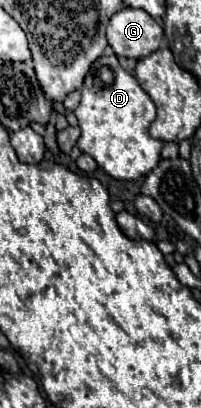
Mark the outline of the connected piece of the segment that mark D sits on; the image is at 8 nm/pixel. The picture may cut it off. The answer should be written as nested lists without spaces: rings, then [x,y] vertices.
[[[107,49],[107,53],[91,65],[75,115],[81,127],[77,147],[91,155],[97,165],[113,179],[135,181],[157,167],[163,143],[149,135],[149,125],[155,119],[155,105],[151,97],[139,87],[137,79],[119,65],[117,55],[111,53],[111,49]]]

